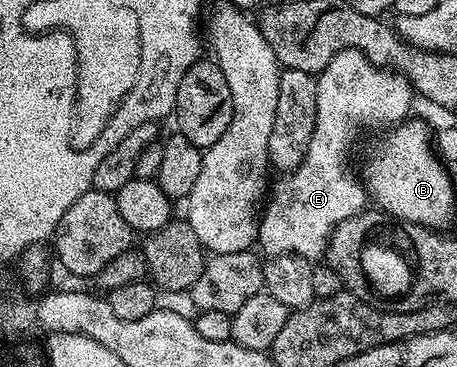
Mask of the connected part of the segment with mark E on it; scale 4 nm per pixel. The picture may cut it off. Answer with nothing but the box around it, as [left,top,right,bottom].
[256,48,412,262]

